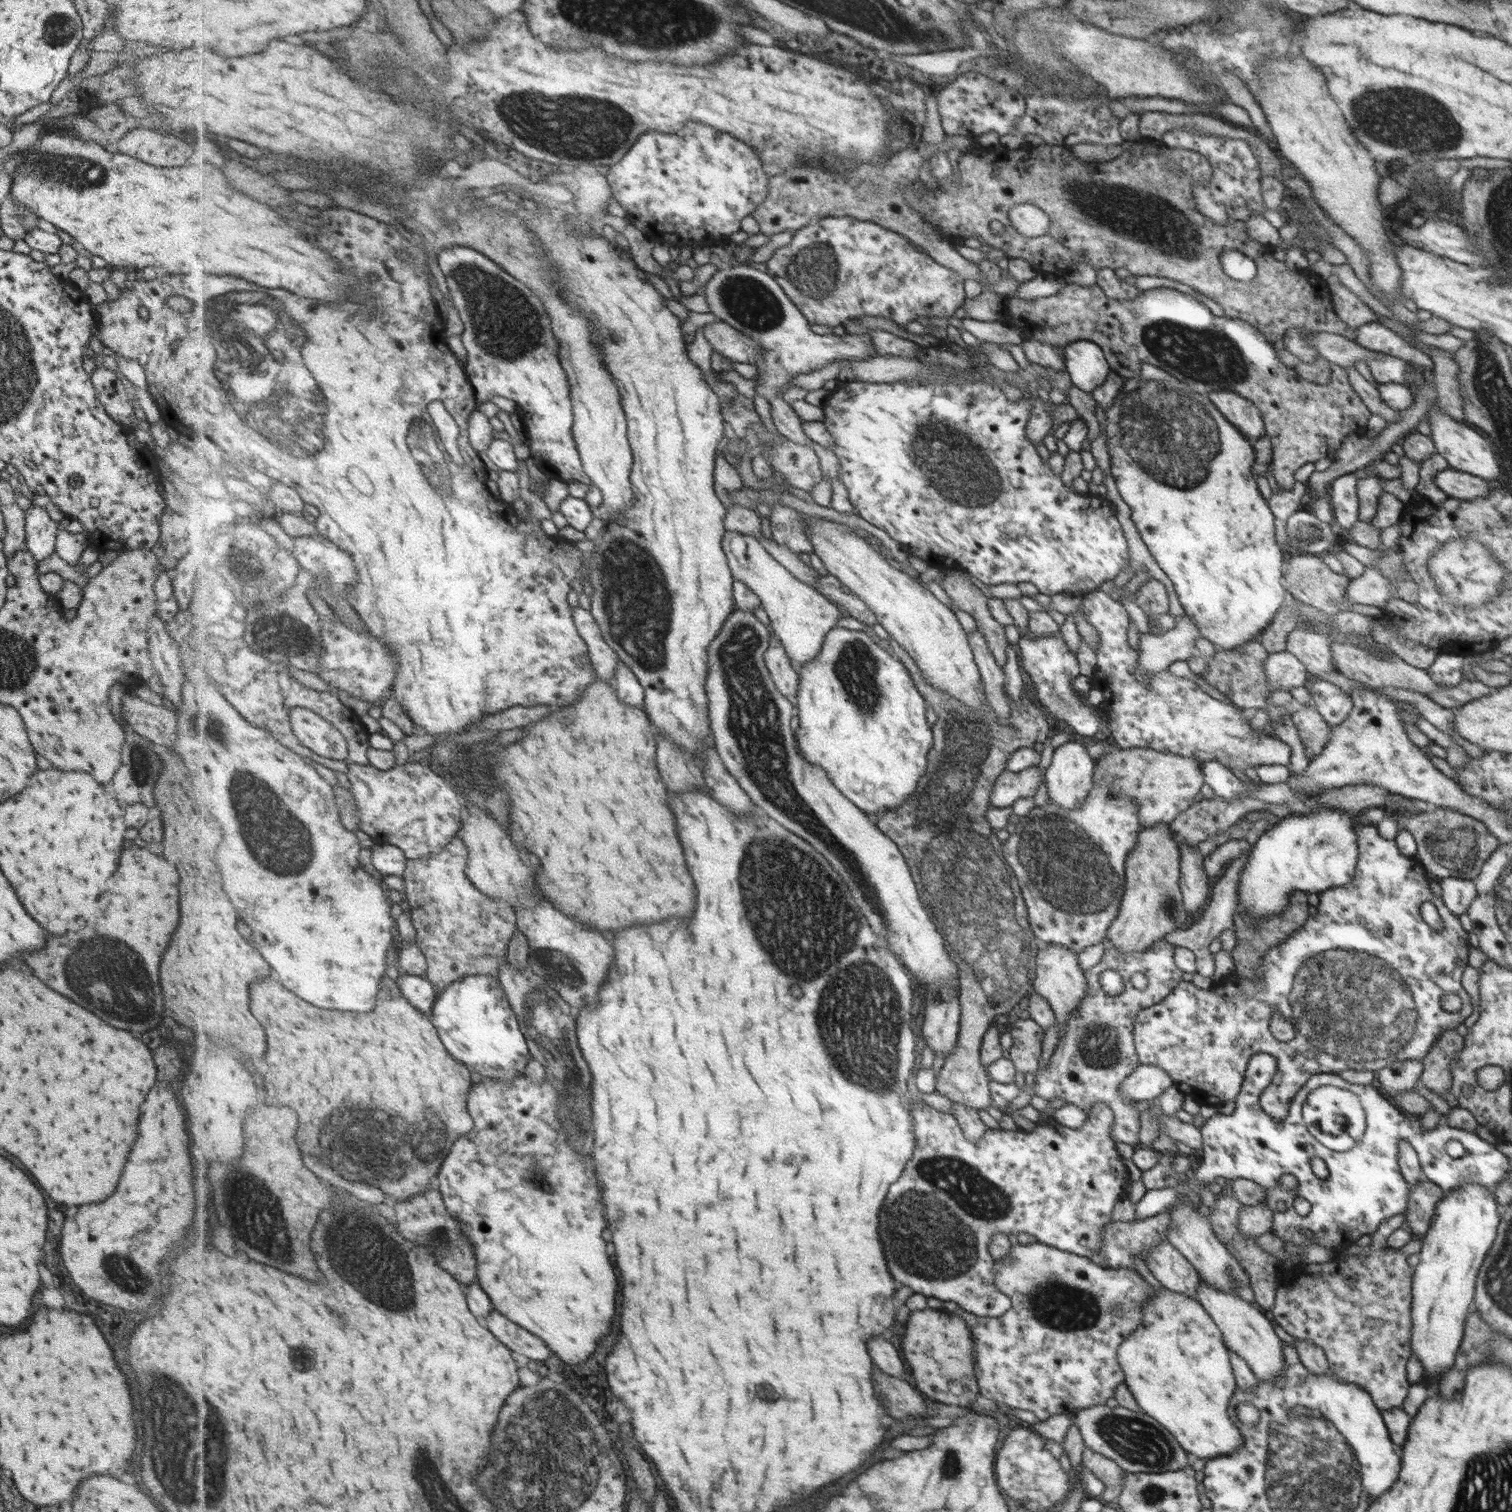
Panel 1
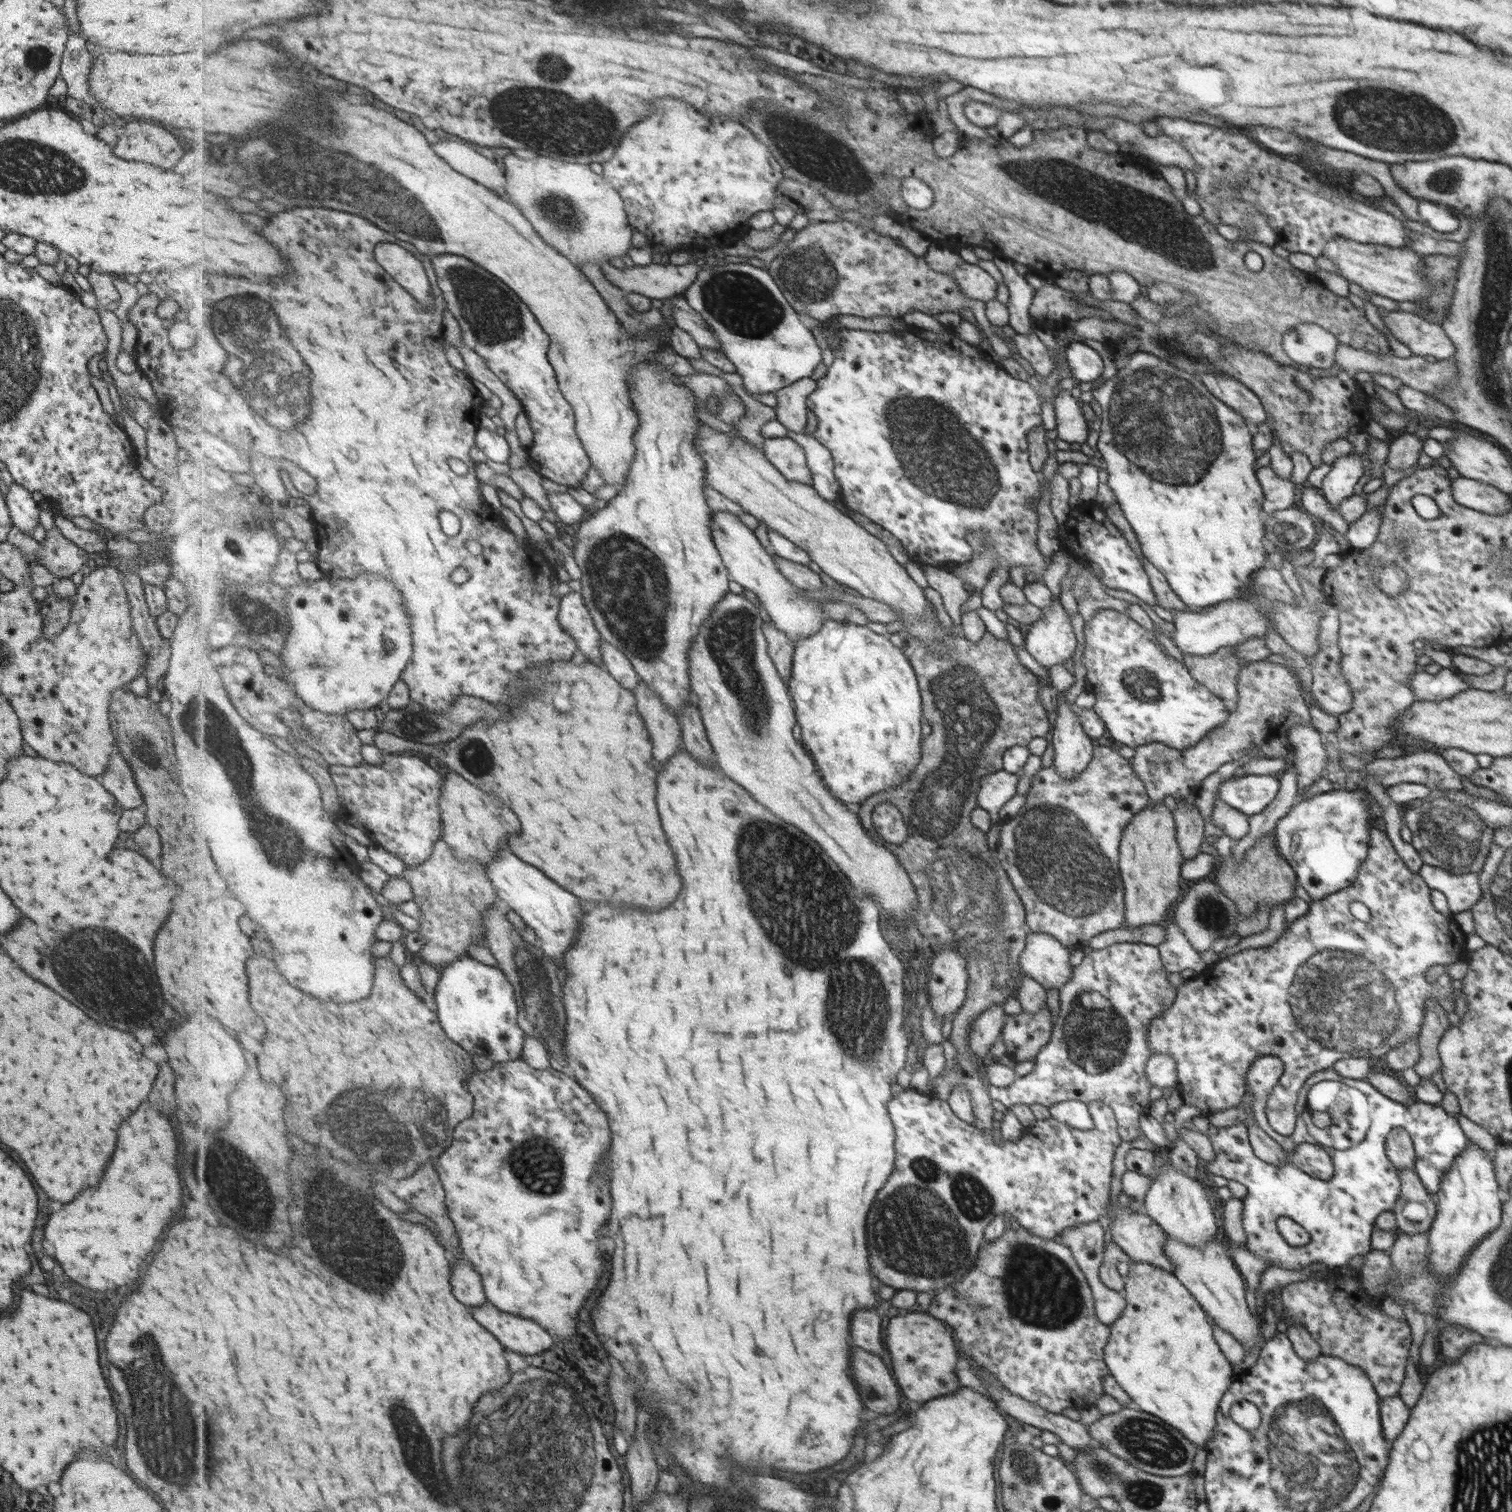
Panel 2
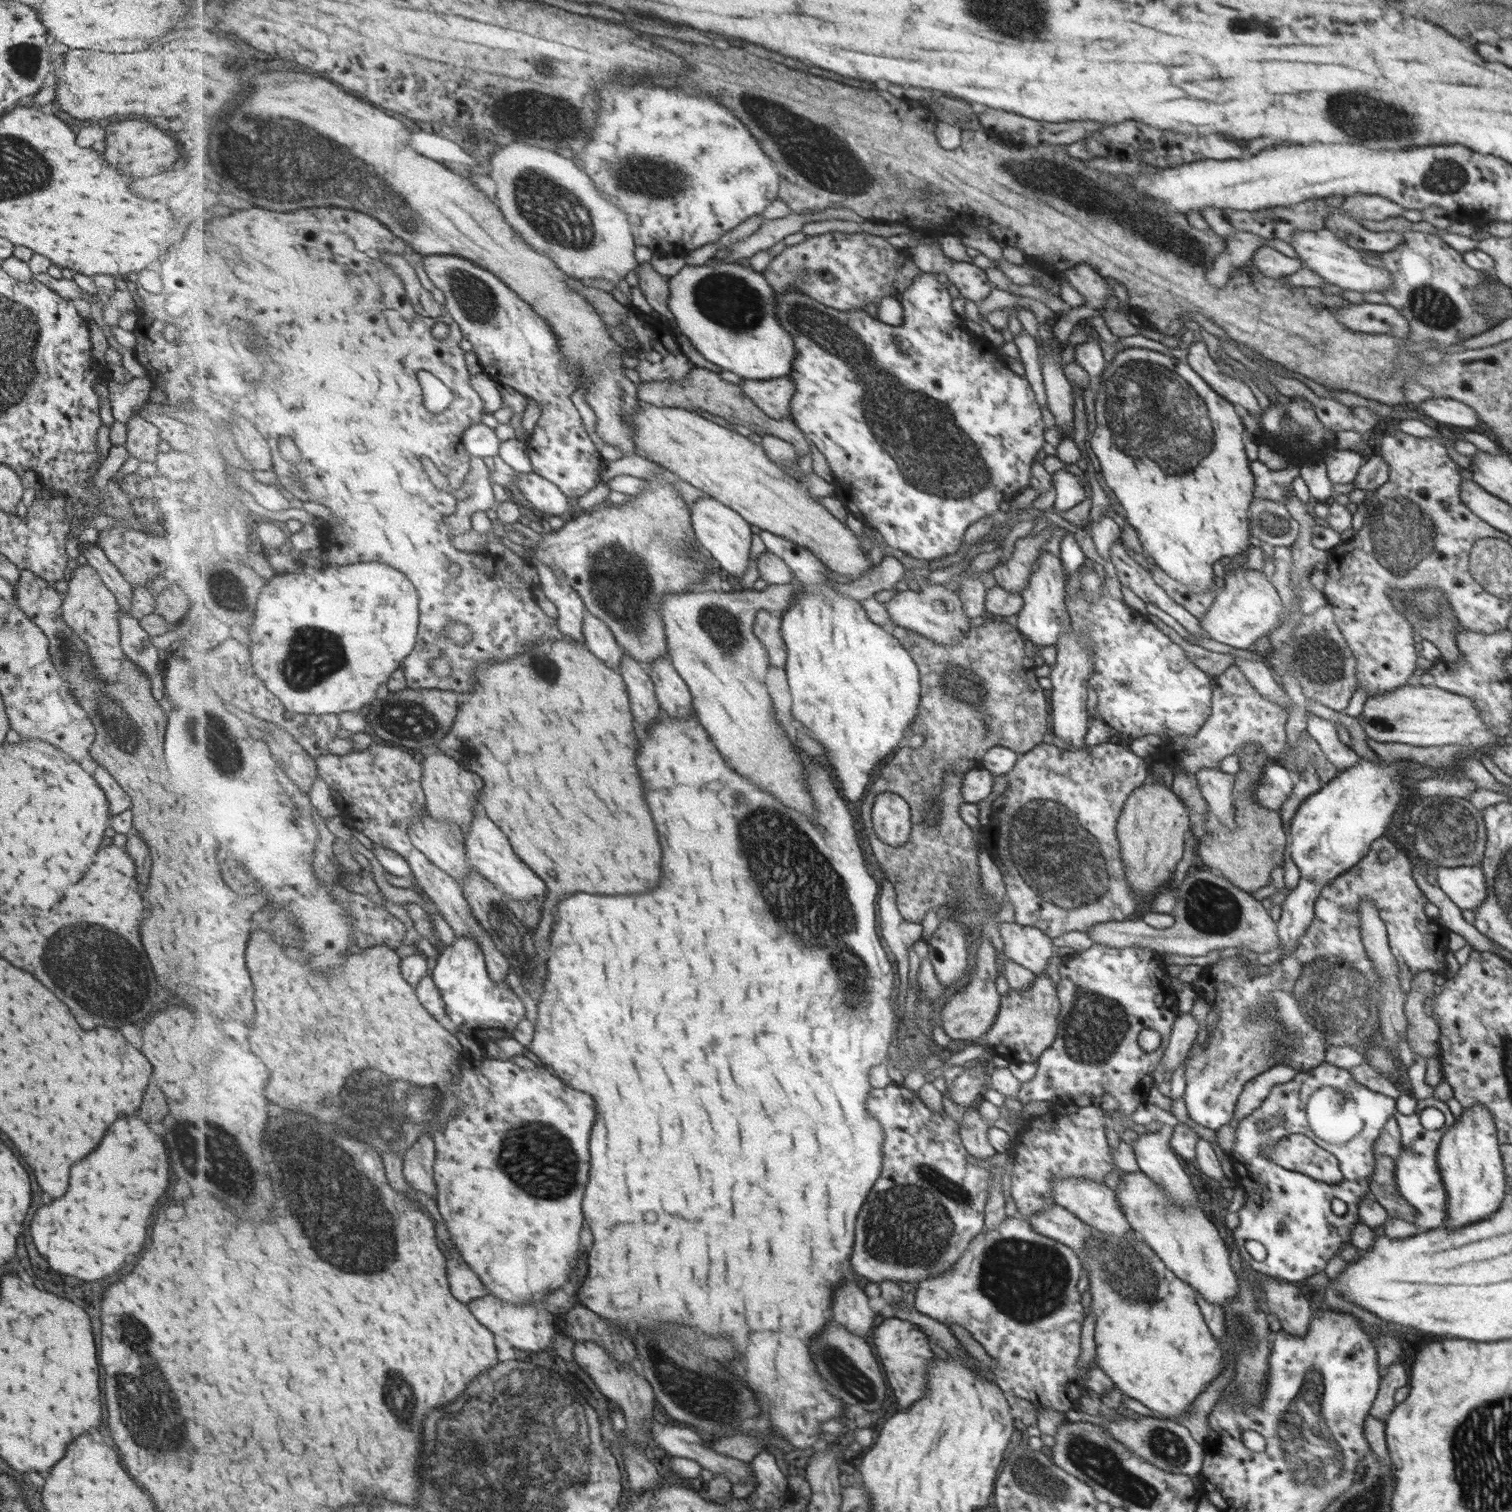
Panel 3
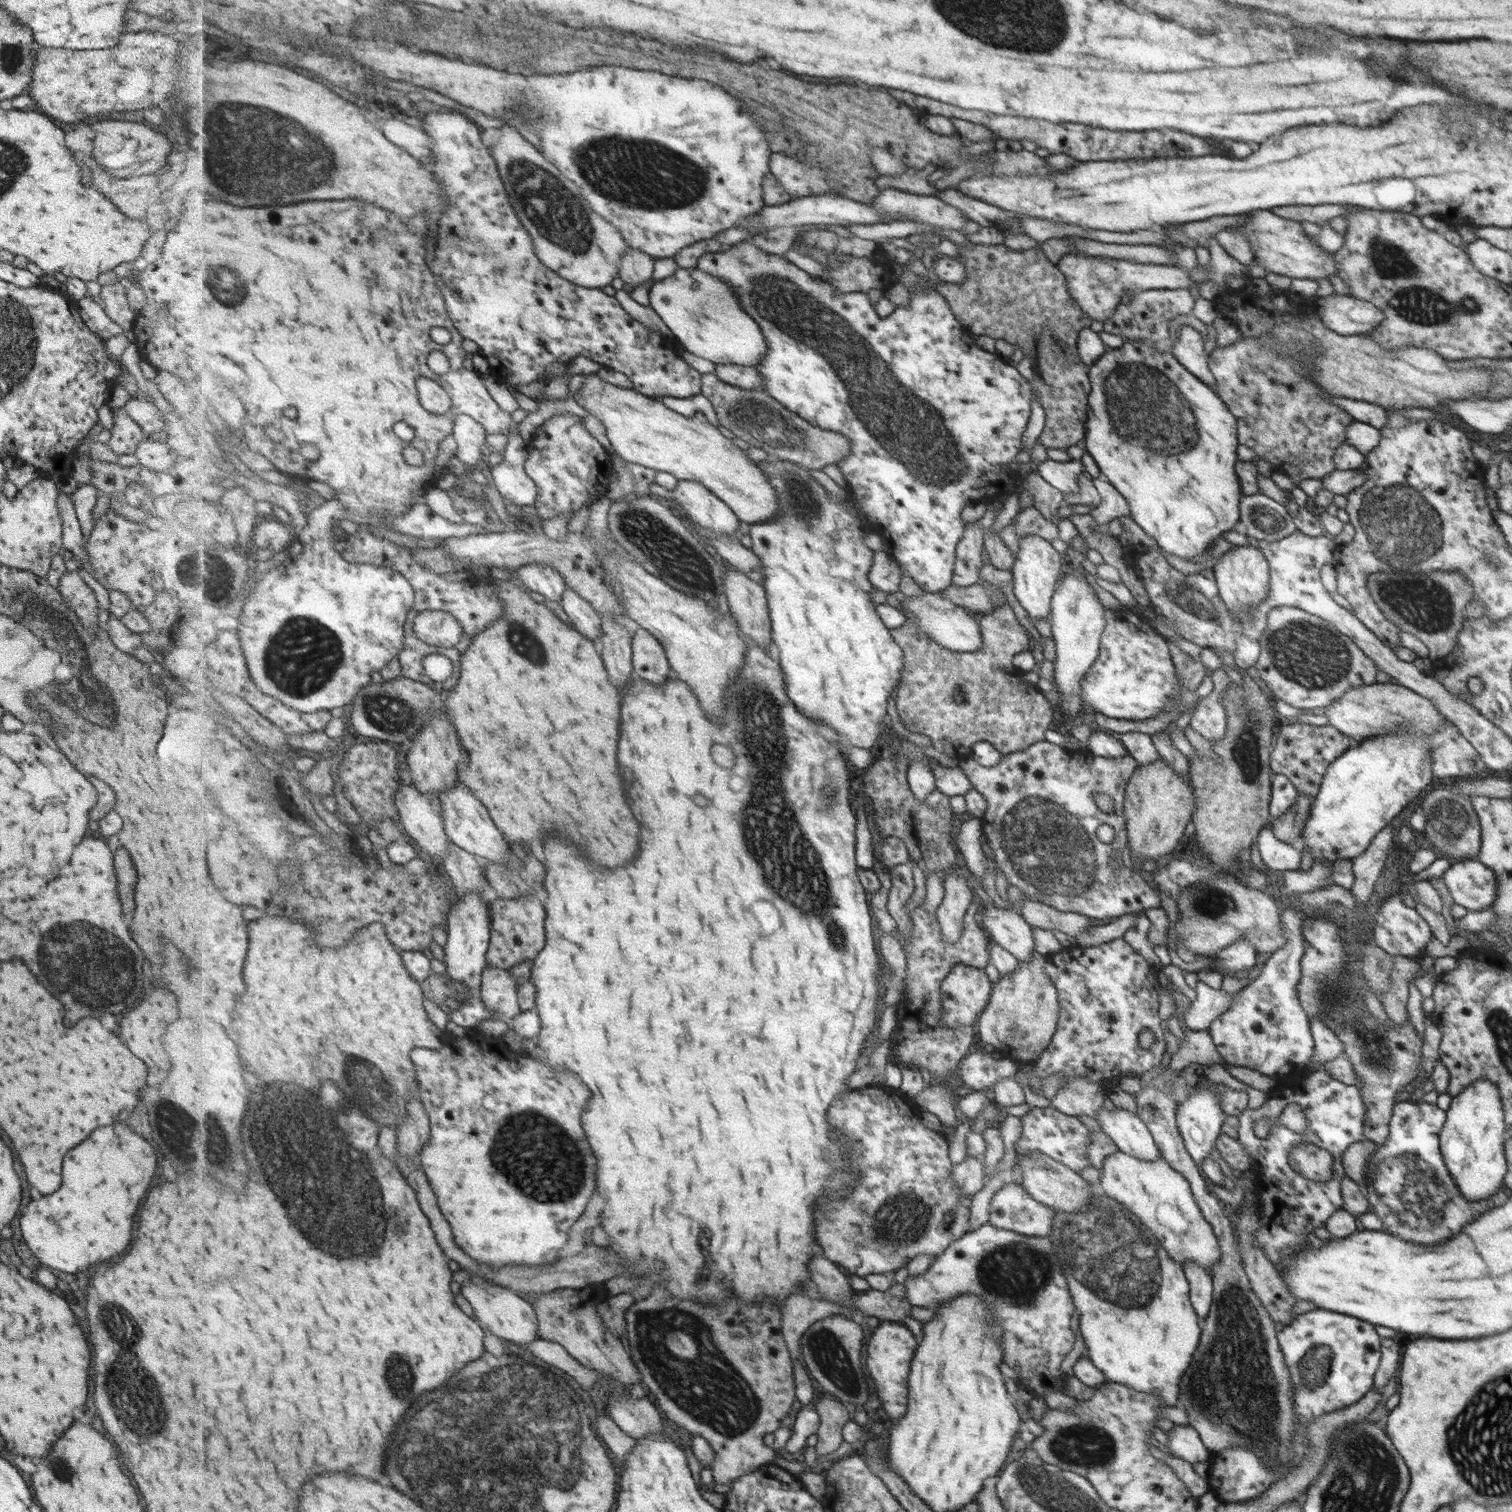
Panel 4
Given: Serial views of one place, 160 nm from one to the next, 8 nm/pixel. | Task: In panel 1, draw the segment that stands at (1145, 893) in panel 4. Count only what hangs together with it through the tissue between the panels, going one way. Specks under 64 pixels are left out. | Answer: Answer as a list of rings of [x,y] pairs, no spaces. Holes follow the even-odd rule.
[[[1093,783],[1084,801],[1076,806],[1075,810],[1067,810],[1058,807],[1049,799],[1043,806],[1034,806],[1025,816],[1016,817],[1009,826],[1009,837],[1003,841],[1003,856],[1005,862],[1016,874],[1017,884],[1020,885],[1021,893],[1024,894],[1025,904],[1028,905],[1028,920],[1032,925],[1033,933],[1043,943],[1057,943],[1071,952],[1085,952],[1085,948],[1093,948],[1093,945],[1104,944],[1105,936],[1108,935],[1109,925],[1116,919],[1120,912],[1121,900],[1125,895],[1125,858],[1131,849],[1137,844],[1137,836],[1140,832],[1139,813],[1136,812],[1136,804],[1125,795],[1113,796],[1107,785]]]

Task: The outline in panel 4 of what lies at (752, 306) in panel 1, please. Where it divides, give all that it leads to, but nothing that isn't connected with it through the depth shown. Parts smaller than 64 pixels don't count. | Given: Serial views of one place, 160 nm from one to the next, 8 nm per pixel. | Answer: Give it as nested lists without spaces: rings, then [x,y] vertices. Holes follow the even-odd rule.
[[[698,267],[681,268],[649,289],[650,307],[690,353],[712,363],[756,366],[768,355],[767,336],[744,308],[732,284]]]

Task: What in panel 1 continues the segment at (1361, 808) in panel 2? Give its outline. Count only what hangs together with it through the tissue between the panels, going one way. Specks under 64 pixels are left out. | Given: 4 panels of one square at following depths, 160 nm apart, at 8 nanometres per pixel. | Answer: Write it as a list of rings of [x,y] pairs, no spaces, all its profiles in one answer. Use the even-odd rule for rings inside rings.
[[[1320,806],[1311,807],[1308,814],[1289,814],[1283,817],[1269,830],[1263,831],[1256,843],[1252,844],[1245,867],[1239,873],[1236,906],[1239,906],[1241,916],[1245,916],[1247,922],[1255,924],[1265,916],[1277,916],[1281,911],[1285,911],[1285,908],[1289,908],[1286,905],[1293,892],[1314,893],[1318,896],[1331,888],[1350,883],[1359,858],[1357,843],[1355,829],[1351,826],[1351,818],[1347,811]]]

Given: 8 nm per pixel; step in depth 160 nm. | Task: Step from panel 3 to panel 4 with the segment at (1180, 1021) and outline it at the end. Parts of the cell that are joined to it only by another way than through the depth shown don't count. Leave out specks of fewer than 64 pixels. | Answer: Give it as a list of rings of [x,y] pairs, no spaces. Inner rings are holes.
[[[1201,981],[1194,988],[1197,998],[1186,1008],[1183,1015],[1185,1028],[1190,1031],[1205,1031],[1209,1023],[1229,1009],[1234,996],[1223,990],[1213,990]]]

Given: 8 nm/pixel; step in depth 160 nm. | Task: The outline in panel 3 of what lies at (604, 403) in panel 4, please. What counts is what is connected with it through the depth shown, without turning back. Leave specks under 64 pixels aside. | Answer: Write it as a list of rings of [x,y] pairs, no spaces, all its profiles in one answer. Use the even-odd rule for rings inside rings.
[[[641,406],[633,416],[632,426],[636,428],[635,445],[653,462],[668,468],[670,472],[703,491],[709,496],[720,500],[726,506],[743,516],[745,521],[761,530],[777,533],[793,542],[812,550],[831,571],[849,577],[851,580],[861,577],[870,568],[871,560],[868,553],[861,553],[861,542],[855,532],[845,522],[829,513],[816,497],[810,494],[807,486],[794,480],[783,471],[779,464],[771,460],[761,444],[751,442],[748,436],[741,436],[725,426],[719,426],[697,412],[689,412],[683,408],[659,408],[657,406]]]

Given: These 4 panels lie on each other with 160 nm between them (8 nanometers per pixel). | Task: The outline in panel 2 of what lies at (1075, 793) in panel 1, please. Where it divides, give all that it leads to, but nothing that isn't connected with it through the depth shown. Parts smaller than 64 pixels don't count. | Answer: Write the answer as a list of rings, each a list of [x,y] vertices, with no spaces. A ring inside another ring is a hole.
[[[1059,692],[1056,700],[1057,716],[1051,735],[1052,765],[1061,777],[1071,780],[1091,760],[1095,744],[1083,732],[1080,710],[1067,703],[1066,692]]]

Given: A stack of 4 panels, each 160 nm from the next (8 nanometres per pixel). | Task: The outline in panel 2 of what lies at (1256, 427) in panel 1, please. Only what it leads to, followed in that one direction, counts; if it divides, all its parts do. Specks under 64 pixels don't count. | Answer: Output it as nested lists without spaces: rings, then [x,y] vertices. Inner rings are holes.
[[[1209,372],[1207,376],[1201,376],[1200,380],[1213,397],[1243,416],[1246,423],[1253,426],[1264,423],[1266,417],[1259,398],[1235,378],[1223,372]]]

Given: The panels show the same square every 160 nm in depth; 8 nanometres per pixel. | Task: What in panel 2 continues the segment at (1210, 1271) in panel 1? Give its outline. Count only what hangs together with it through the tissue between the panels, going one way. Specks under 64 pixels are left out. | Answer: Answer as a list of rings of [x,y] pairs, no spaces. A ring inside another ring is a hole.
[[[1167,1162],[1157,1168],[1157,1174],[1144,1196],[1144,1207],[1146,1215],[1172,1239],[1197,1249],[1209,1239],[1214,1239],[1217,1226],[1205,1190],[1194,1178],[1176,1171]]]

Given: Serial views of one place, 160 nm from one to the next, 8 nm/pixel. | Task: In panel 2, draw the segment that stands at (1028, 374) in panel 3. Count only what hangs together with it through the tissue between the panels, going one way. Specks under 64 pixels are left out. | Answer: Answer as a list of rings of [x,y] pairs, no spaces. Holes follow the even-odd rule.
[[[994,253],[992,262],[1002,274],[1008,290],[1008,325],[1021,336],[1028,336],[1033,331],[1029,324],[1028,308],[1034,290],[1013,267],[1012,261],[1001,254]]]

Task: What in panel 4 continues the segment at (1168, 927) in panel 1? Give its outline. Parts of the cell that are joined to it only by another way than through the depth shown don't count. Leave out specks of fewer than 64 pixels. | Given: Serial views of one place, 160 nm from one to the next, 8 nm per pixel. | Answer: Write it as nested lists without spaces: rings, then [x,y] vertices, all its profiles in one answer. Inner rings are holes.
[[[1157,759],[1146,765],[1138,764],[1132,772],[1123,805],[1127,825],[1125,858],[1127,864],[1136,870],[1142,868],[1144,858],[1150,858],[1156,864],[1159,857],[1175,848],[1185,824],[1192,819],[1191,812],[1195,812],[1196,796],[1189,780],[1179,776],[1162,759]]]

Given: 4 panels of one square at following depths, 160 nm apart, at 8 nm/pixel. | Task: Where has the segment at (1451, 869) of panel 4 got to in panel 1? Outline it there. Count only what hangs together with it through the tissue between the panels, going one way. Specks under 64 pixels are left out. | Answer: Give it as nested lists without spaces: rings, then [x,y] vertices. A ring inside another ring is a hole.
[[[1435,878],[1441,889],[1441,900],[1445,908],[1458,916],[1467,911],[1475,899],[1476,891],[1471,880],[1457,878]]]

